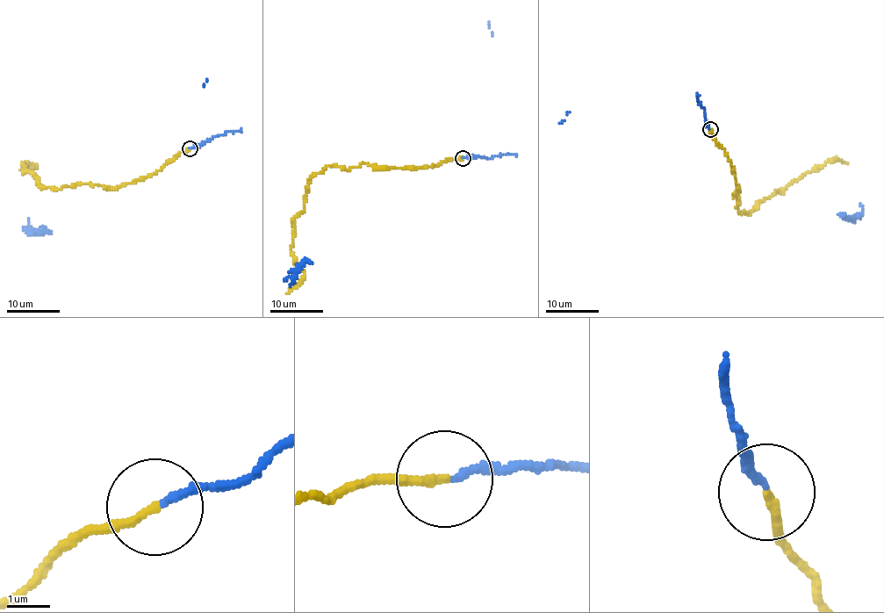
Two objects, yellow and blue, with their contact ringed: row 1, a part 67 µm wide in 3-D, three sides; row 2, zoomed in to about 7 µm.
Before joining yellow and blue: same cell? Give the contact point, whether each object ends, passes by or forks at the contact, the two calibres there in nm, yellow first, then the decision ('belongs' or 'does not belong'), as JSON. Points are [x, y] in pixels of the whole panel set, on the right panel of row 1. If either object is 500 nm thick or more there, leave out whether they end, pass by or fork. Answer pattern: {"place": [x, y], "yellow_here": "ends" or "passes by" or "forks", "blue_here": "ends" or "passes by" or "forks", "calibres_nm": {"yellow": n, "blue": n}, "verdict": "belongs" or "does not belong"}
{"place": [710, 129], "yellow_here": "ends", "blue_here": "ends", "calibres_nm": {"yellow": 180, "blue": 180}, "verdict": "belongs"}

